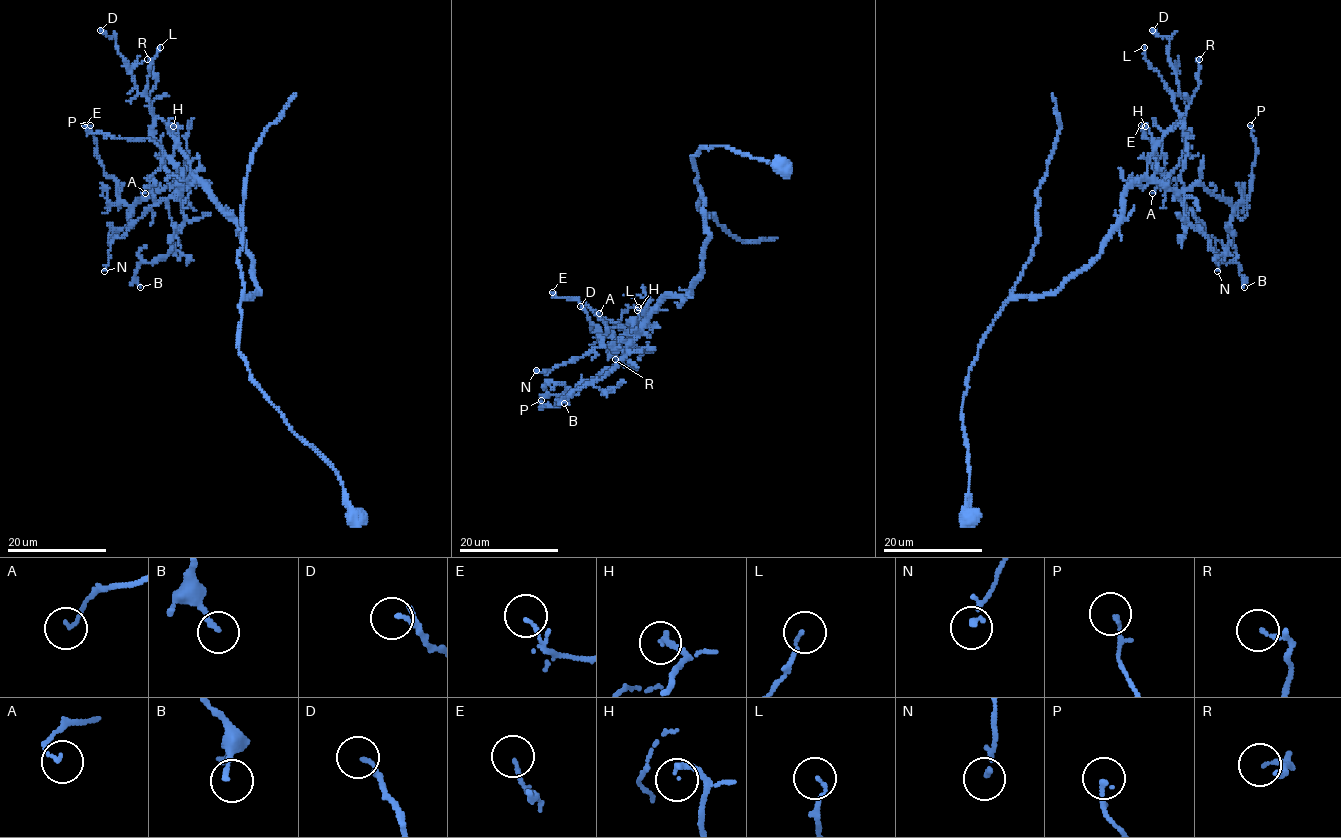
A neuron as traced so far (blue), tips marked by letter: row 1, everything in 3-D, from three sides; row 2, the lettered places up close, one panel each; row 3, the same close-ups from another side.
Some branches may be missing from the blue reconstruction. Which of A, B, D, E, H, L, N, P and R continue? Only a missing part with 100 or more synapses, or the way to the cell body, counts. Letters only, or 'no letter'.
no letter

